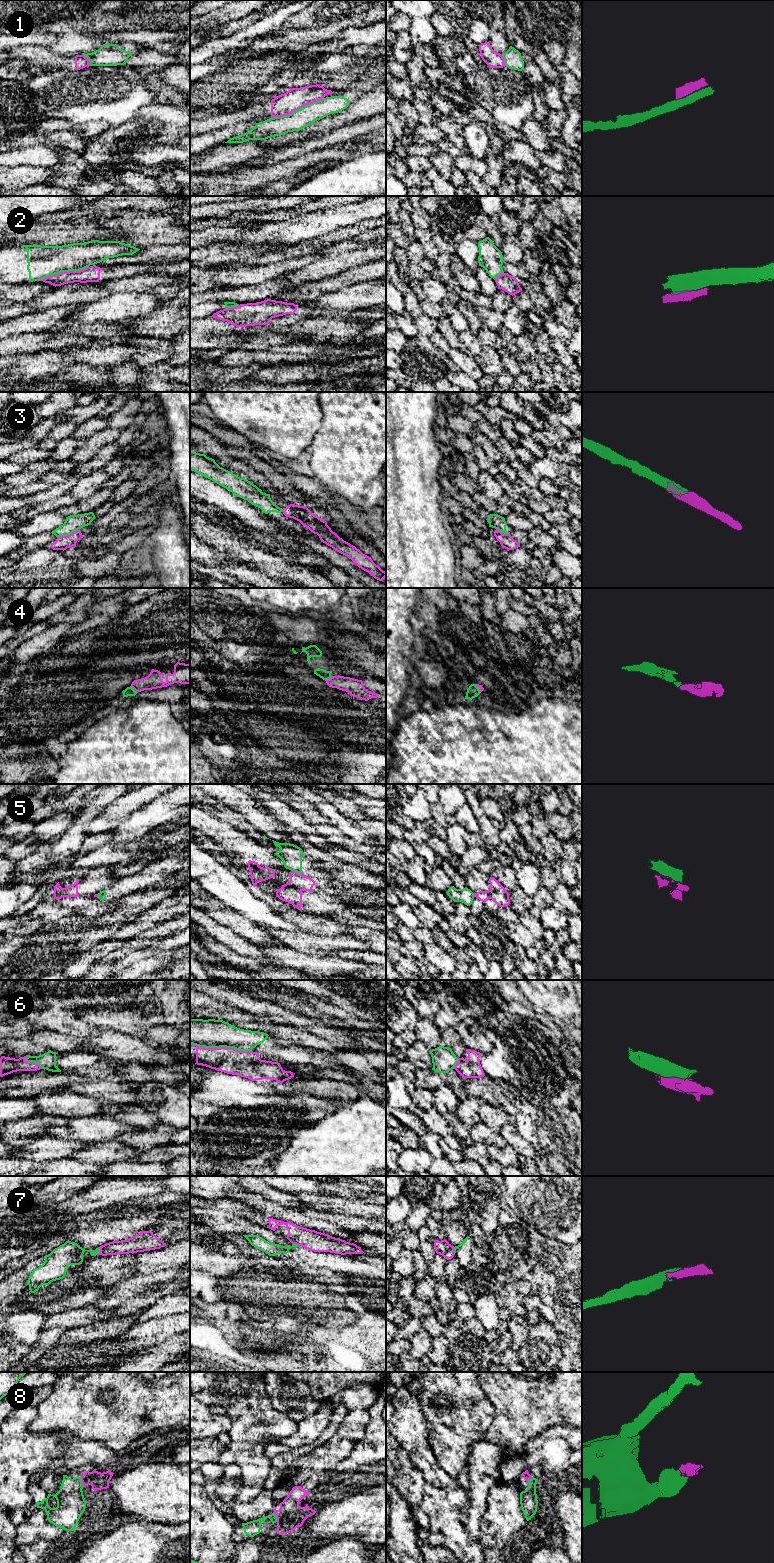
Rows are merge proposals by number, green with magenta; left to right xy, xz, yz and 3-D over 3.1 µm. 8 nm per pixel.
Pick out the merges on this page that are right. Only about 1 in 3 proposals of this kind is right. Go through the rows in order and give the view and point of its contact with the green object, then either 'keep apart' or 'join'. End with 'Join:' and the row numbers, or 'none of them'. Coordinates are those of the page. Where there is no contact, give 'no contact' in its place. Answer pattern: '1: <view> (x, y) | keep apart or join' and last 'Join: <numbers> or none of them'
1: xz (298, 109) | keep apart
2: xy (63, 271) | keep apart
3: xy (68, 534) | keep apart
4: xy (133, 689) | join
5: xz (296, 871) | keep apart
6: xz (221, 1046) | keep apart
7: xz (297, 1245) | keep apart
8: xz (275, 1517) | join
Join: 4, 8

